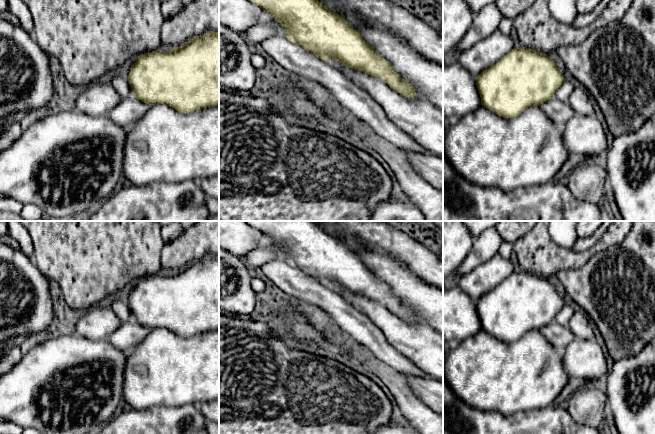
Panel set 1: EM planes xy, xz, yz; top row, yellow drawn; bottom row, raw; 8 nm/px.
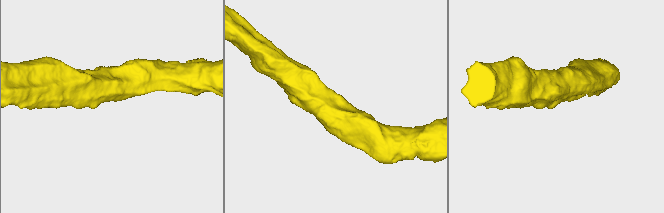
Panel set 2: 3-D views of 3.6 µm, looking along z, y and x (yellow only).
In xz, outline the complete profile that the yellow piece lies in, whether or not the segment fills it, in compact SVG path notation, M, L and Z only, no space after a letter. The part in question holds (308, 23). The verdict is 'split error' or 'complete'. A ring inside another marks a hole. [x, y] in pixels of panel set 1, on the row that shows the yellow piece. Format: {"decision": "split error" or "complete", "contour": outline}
{"decision": "complete", "contour": "M248 0L269 12L276 21L285 27L285 36L300 45L319 59L328 61L336 58L343 65L382 79L391 89L414 98L416 90L401 78L391 64L382 58L375 49L364 41L359 31L352 27L341 15L331 12L318 0Z"}

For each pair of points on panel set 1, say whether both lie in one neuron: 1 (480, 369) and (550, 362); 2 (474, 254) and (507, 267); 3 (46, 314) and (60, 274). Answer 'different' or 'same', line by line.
1: same
2: different
3: different

